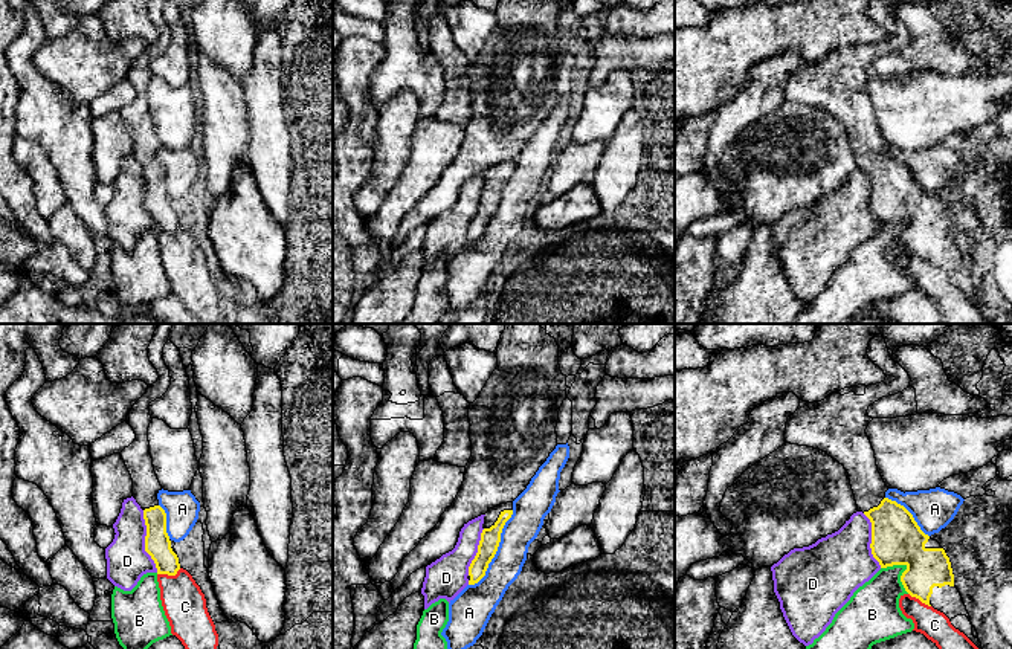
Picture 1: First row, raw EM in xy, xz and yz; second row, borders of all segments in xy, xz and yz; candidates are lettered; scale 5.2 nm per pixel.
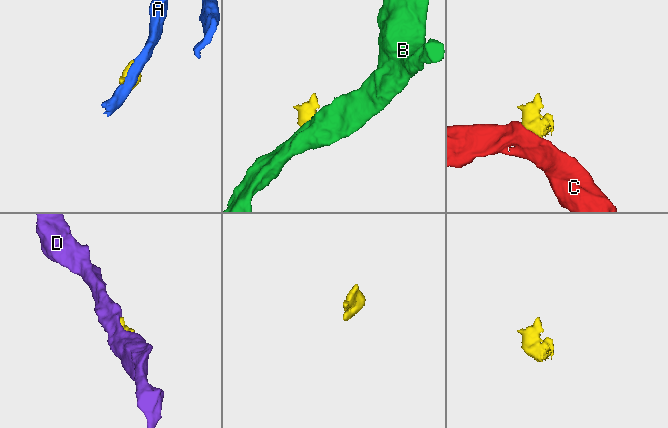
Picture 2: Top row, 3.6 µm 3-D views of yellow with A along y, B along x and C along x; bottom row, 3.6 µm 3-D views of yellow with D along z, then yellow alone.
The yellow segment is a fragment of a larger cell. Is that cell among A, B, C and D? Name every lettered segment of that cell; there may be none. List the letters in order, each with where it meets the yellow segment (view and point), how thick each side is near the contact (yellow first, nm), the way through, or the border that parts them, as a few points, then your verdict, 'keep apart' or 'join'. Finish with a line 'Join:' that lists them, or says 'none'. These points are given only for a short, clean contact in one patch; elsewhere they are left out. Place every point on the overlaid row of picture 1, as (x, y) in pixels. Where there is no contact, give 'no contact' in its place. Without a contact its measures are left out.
A: xz (496, 550) | 110/170 nm | keep apart
B: yz (907, 568) | 280/240 nm | keep apart
C: xy (168, 574) | 140/220 nm | along xy (180, 568), (174, 574), (157, 574) | keep apart
D: xy (145, 541) | 140/220 nm | keep apart
Join: none

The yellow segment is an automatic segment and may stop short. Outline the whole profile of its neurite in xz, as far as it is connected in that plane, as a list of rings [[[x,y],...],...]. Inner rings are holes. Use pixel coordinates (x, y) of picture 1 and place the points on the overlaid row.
[[[513,502],[501,504],[485,513],[478,553],[469,567],[469,585],[478,583],[485,576],[488,563],[498,551],[502,528],[511,515]]]

